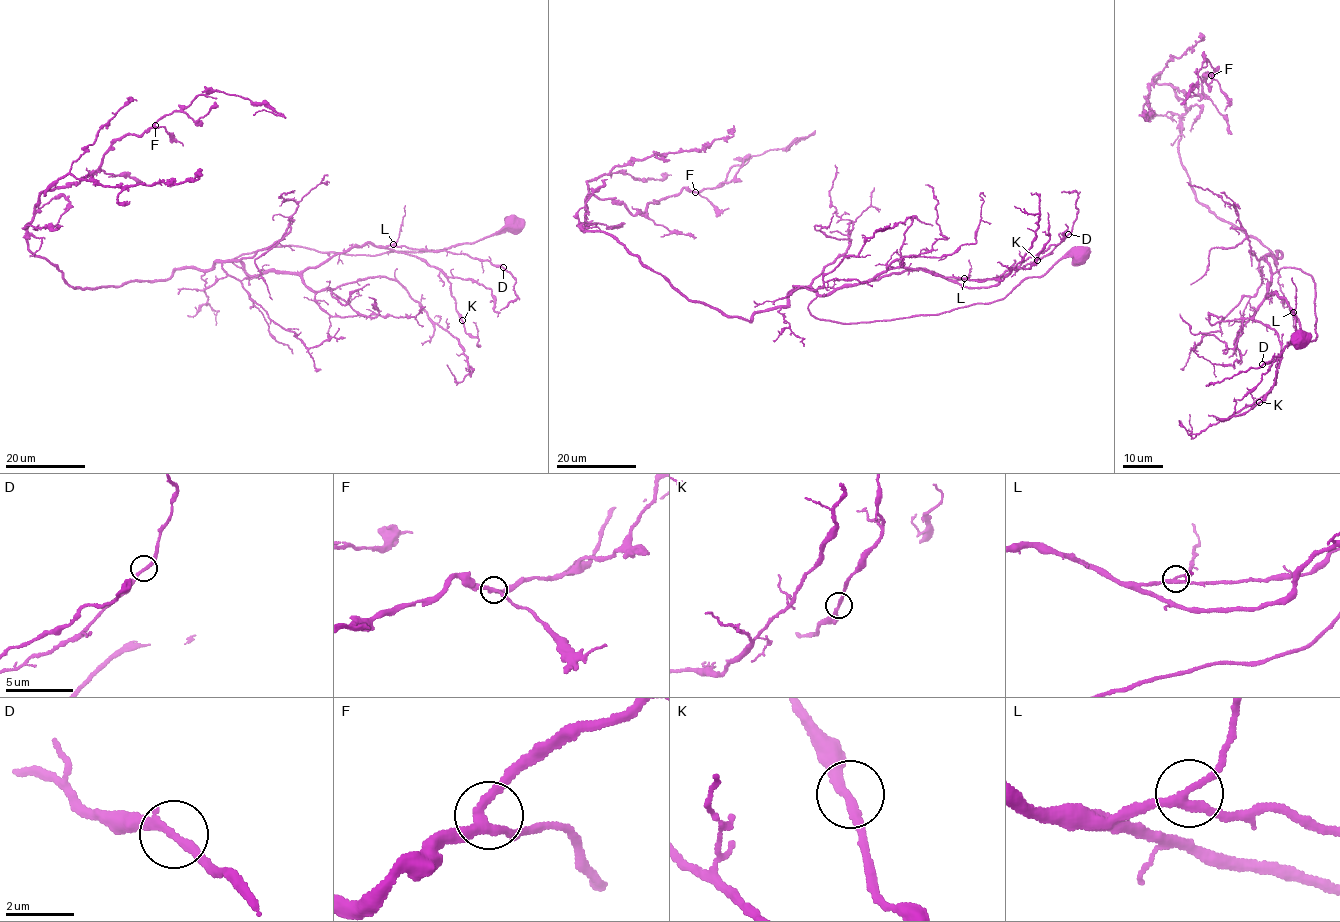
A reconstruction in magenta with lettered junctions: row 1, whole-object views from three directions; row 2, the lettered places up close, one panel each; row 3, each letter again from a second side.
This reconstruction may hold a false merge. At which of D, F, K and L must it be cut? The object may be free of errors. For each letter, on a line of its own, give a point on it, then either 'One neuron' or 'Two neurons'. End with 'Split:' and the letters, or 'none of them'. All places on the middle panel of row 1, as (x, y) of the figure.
D: Place: (1068, 234). One neuron
F: Place: (695, 192). One neuron
K: Place: (1037, 260). One neuron
L: Place: (964, 278). One neuron
Split: none of them

